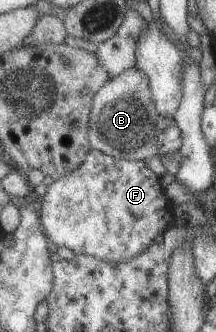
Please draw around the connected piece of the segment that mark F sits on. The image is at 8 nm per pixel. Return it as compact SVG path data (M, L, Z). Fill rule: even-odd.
M91 148L90 151L82 157L82 162L76 167L76 169L72 169L70 173L64 173L62 177L54 179L54 181L48 185L48 190L40 201L39 221L40 226L42 227L42 232L55 246L65 247L74 253L74 255L82 254L92 256L94 259L98 259L98 261L104 261L112 264L118 263L118 261L128 261L128 259L132 259L132 257L140 255L144 249L147 249L153 243L153 239L158 234L164 233L168 227L174 225L173 206L166 197L165 191L162 189L158 178L159 177L154 175L154 173L148 169L144 161L115 159L114 157L105 155L96 149Z

